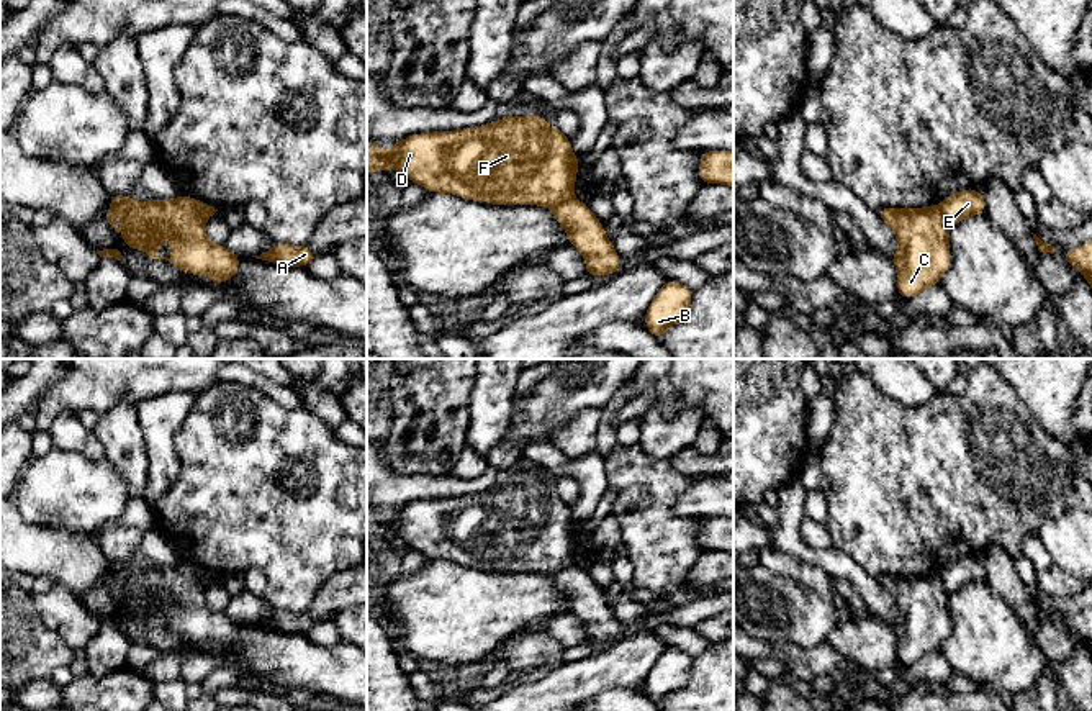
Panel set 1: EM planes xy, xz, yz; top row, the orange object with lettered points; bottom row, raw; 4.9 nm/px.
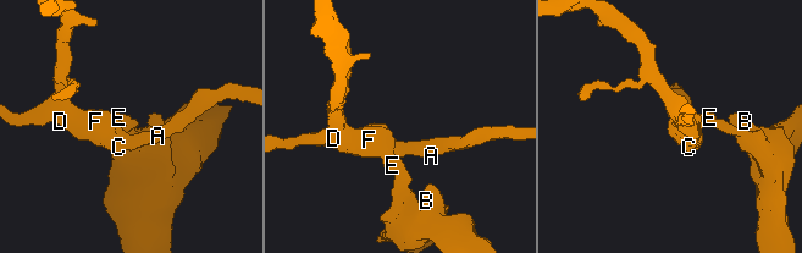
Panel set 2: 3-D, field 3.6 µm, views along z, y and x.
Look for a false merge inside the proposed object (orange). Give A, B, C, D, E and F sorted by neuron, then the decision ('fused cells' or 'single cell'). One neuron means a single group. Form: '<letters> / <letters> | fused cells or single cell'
A C D F / B E | fused cells

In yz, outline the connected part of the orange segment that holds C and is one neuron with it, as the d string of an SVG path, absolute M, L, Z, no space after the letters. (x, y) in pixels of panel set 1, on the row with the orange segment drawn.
M882 206L876 213L897 236L899 251L891 260L897 269L899 297L912 298L940 283L951 260L948 226L940 206Z

